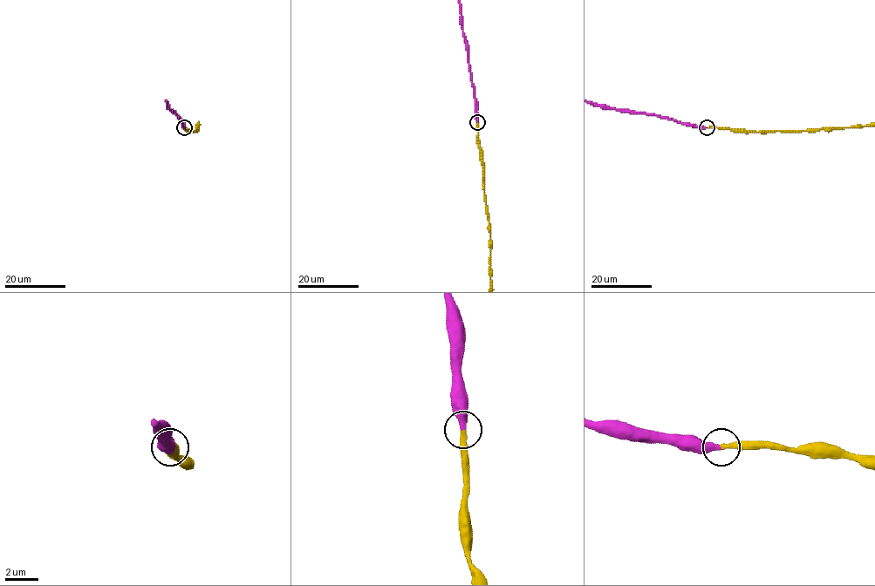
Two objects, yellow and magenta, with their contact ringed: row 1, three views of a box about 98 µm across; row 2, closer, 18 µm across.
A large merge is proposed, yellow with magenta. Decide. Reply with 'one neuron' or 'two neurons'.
one neuron

